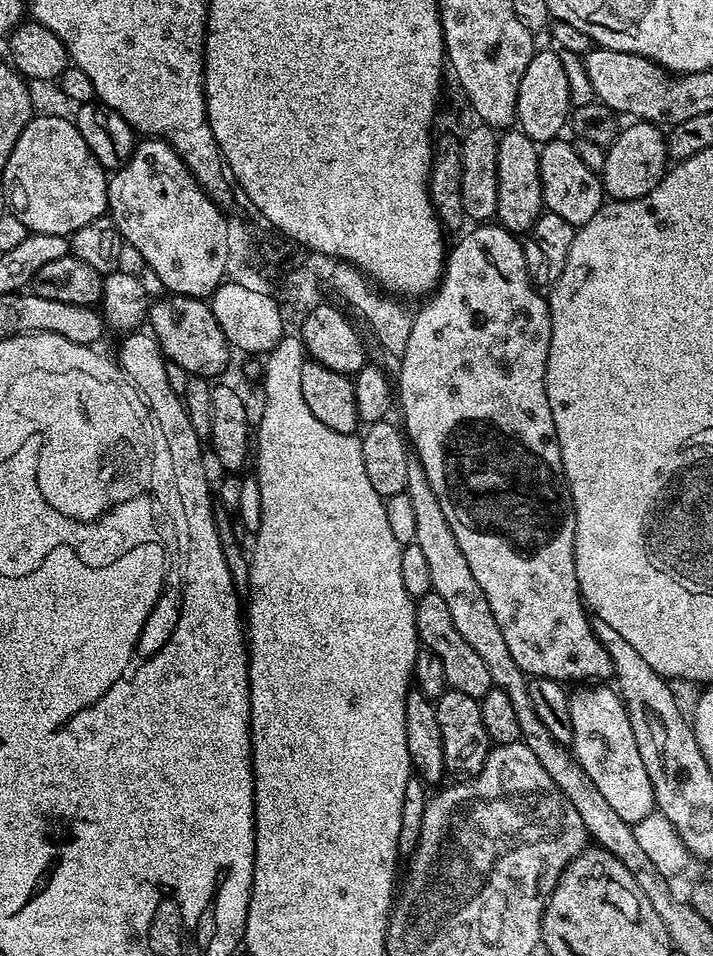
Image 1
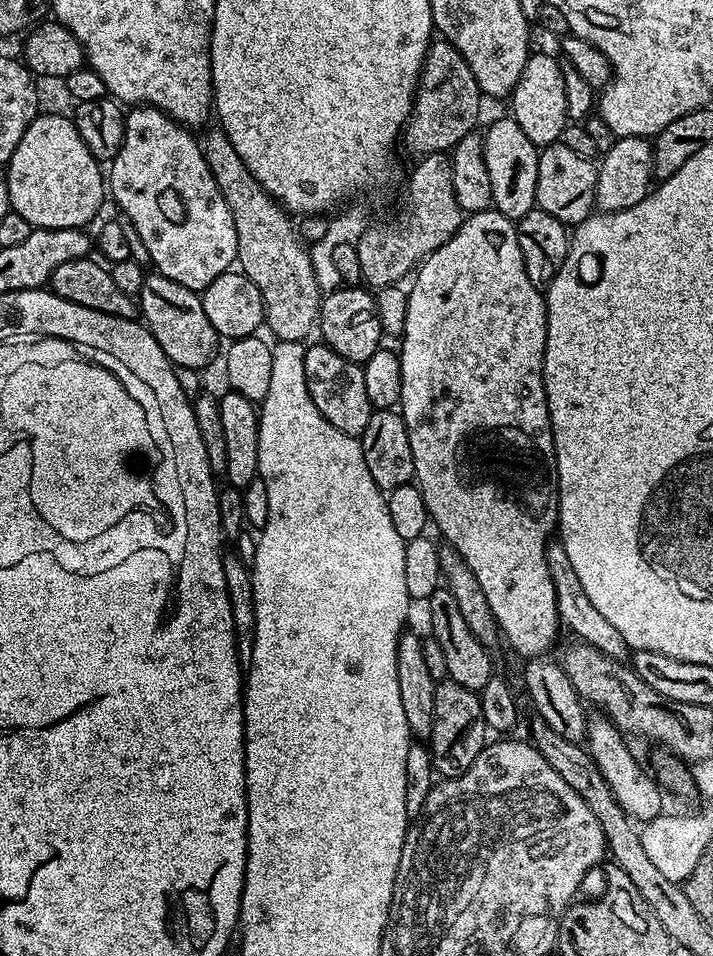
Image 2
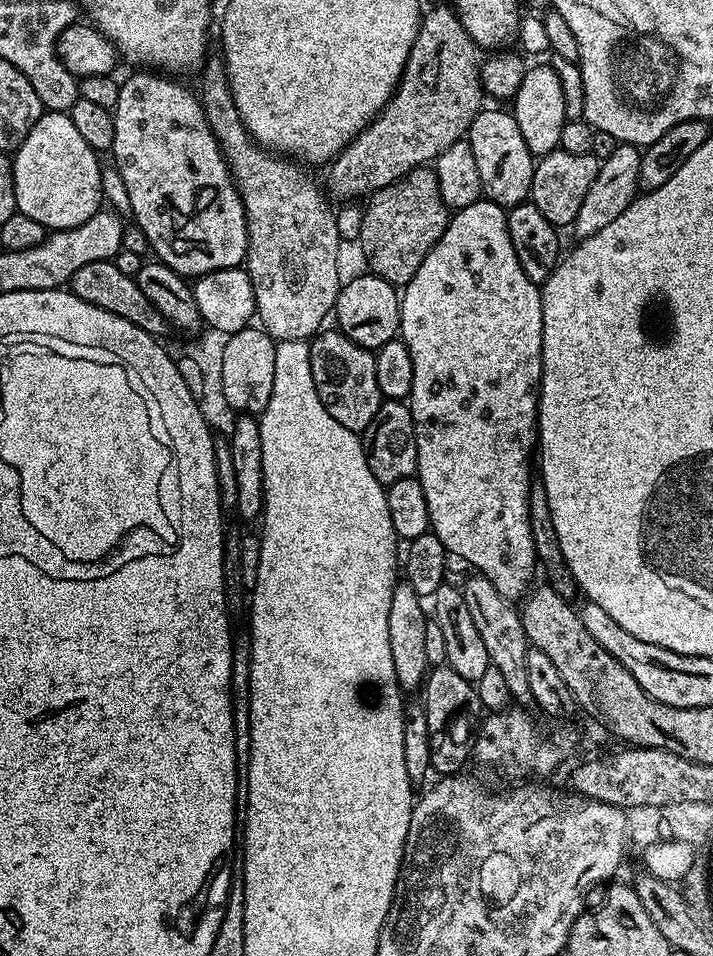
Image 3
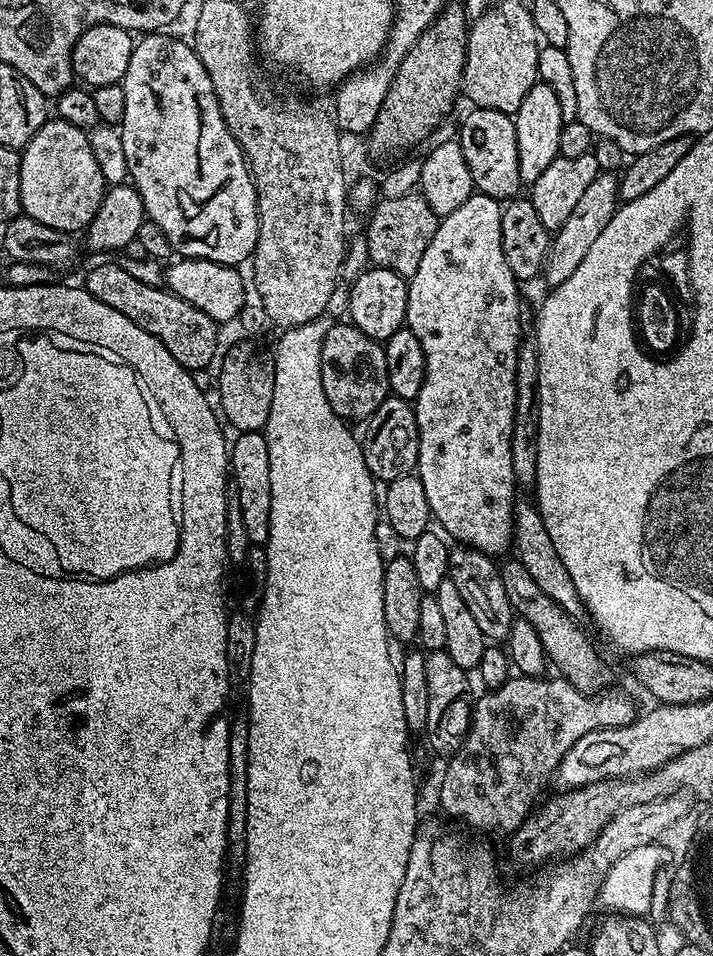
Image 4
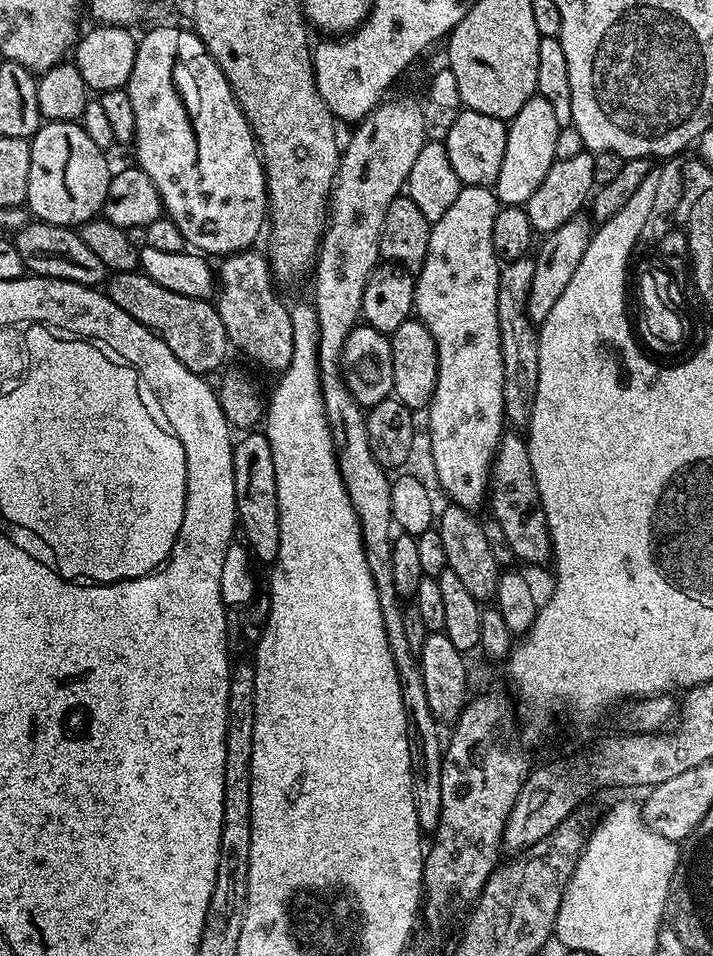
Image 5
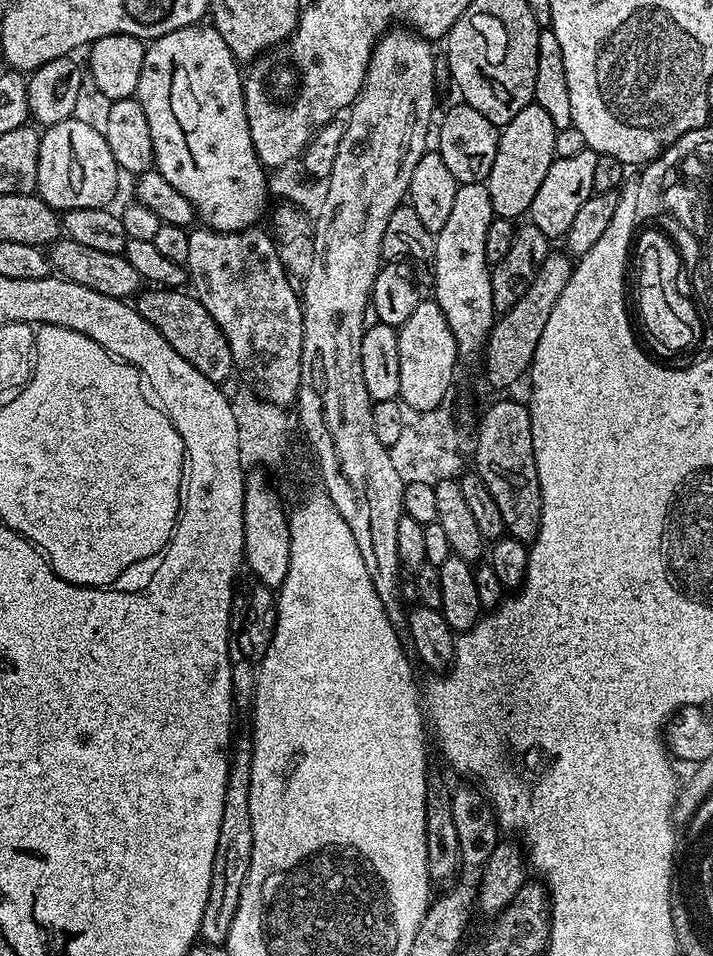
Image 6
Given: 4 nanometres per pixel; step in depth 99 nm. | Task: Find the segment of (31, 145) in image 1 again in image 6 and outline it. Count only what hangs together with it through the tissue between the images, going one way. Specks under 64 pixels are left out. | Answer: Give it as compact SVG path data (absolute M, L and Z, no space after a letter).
M73 118L47 125L40 137L36 192L49 206L61 213L79 208L108 208L116 196L116 183L122 179L106 146L99 127L91 128L84 120Z

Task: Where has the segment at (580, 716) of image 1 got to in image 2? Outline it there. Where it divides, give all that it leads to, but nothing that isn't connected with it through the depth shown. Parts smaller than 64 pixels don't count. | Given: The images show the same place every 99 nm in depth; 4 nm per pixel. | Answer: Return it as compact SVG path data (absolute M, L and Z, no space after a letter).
M607 718L589 719L588 730L586 733L586 749L592 756L593 762L596 763L598 770L602 774L602 778L609 784L610 790L613 792L614 798L620 804L625 814L633 821L649 822L661 815L664 807L662 789L651 775L648 776L640 769L640 764L636 761L634 753L628 749L629 741L626 739L625 733L619 728L612 725L612 721Z

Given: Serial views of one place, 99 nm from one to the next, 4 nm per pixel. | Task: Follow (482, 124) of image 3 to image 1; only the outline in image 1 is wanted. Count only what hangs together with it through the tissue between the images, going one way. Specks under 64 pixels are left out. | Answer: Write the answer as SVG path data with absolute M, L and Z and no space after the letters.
M508 130L498 146L498 210L495 219L500 227L513 234L526 234L545 211L540 181L540 148L525 132Z

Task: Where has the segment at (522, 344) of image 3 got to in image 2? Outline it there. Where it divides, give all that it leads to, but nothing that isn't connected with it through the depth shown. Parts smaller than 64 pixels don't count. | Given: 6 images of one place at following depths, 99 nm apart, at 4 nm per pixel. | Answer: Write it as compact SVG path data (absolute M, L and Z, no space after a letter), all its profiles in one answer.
M489 210L471 213L460 224L460 228L438 250L434 250L415 269L416 281L408 292L408 305L404 308L404 341L398 347L402 366L402 394L398 411L406 422L410 434L410 454L414 454L414 483L420 489L428 507L431 523L445 536L447 547L460 555L470 566L486 602L494 614L499 633L508 639L508 644L523 658L540 658L552 647L555 649L556 635L562 632L562 623L554 582L546 562L546 550L560 523L560 487L556 473L556 447L552 441L552 423L548 417L548 399L544 389L544 351L548 333L548 306L541 289L530 282L526 274L526 262L522 258L522 246L518 246L518 234L513 221L506 219L500 212Z

